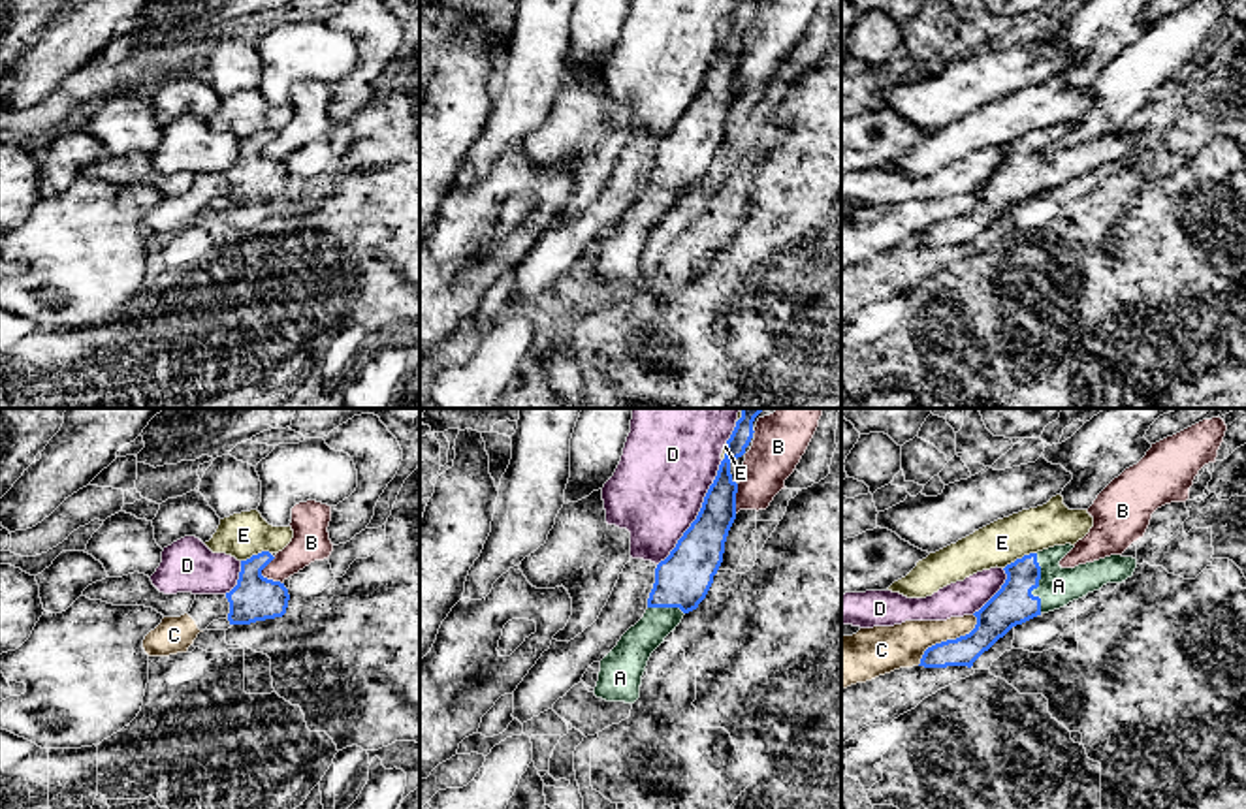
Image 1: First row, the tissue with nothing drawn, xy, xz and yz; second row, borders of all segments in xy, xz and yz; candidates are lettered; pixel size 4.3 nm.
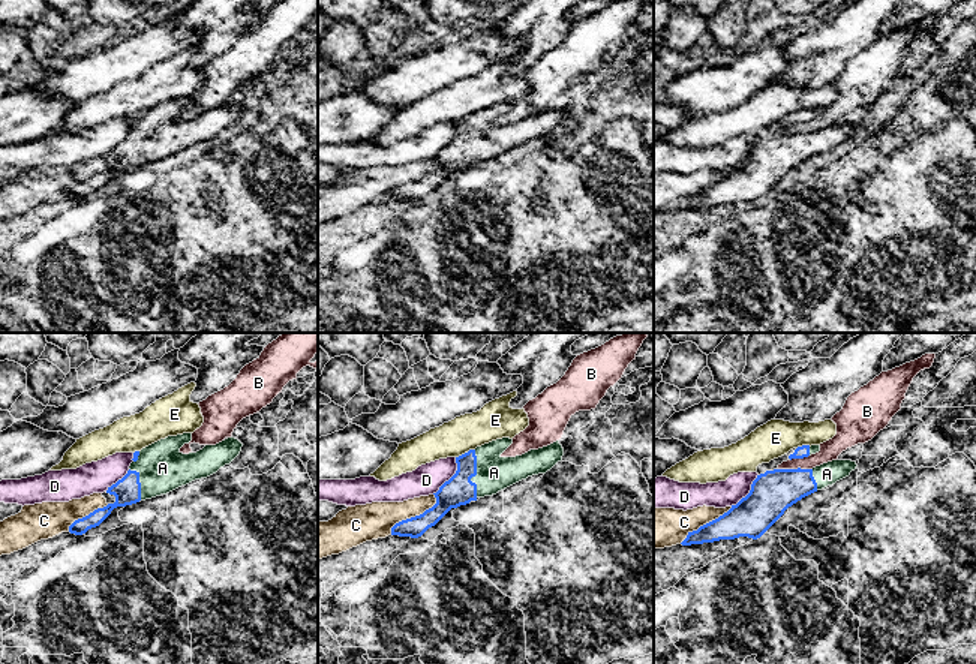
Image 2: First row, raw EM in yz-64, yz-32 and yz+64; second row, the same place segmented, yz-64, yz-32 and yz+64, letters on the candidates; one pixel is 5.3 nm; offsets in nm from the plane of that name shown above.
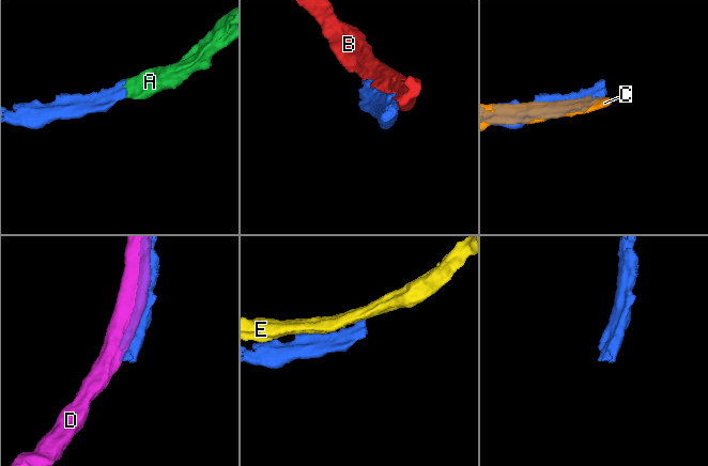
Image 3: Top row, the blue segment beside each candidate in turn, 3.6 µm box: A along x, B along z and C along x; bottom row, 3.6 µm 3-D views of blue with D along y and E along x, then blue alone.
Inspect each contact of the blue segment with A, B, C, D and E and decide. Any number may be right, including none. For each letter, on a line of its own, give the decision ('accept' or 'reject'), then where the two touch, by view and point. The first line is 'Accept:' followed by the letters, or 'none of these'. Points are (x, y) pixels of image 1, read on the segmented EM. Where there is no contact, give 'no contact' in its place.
Accept: A
A: accept; meets blue in yz at (1038, 584)
B: reject; meets blue in xy at (262, 576)
C: reject; meets blue in yz at (947, 640)
D: reject; meets blue in xz at (699, 512)
E: reject; meets blue in yz at (1019, 559)

